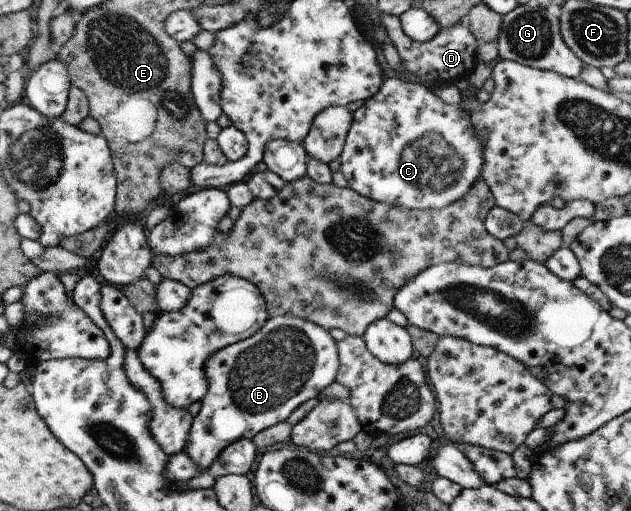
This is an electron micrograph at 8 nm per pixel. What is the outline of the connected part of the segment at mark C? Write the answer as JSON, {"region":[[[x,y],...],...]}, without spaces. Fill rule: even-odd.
{"region":[[[393,75],[384,79],[380,86],[379,92],[367,99],[363,105],[352,112],[352,123],[349,127],[343,152],[338,156],[340,161],[340,171],[347,180],[347,187],[352,188],[361,196],[370,198],[378,203],[385,203],[392,206],[403,207],[414,211],[435,210],[448,207],[454,201],[463,199],[472,186],[482,178],[482,170],[484,167],[484,140],[474,127],[470,119],[470,112],[461,104],[447,104],[441,100],[429,87],[420,85],[419,83],[403,82]]]}

